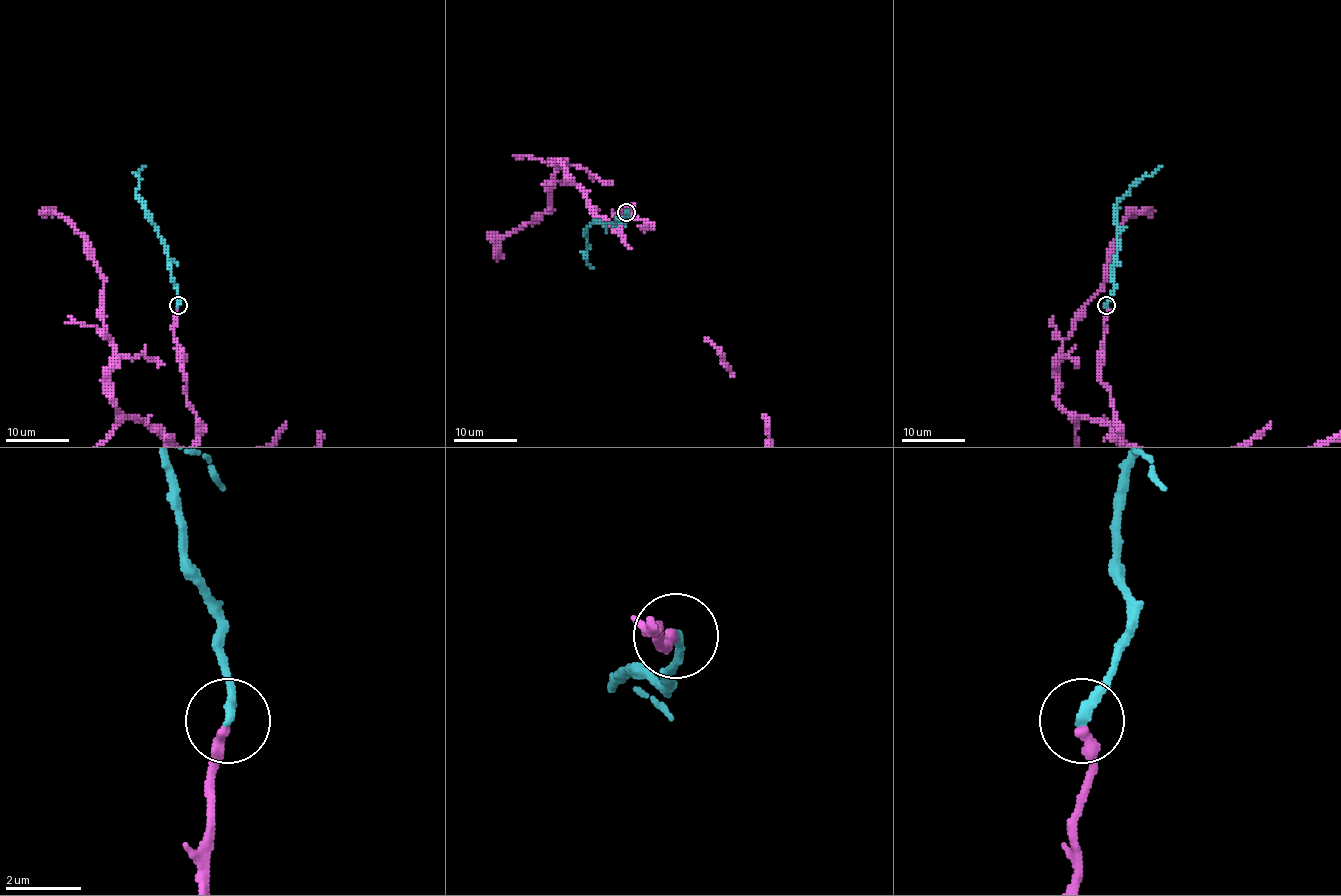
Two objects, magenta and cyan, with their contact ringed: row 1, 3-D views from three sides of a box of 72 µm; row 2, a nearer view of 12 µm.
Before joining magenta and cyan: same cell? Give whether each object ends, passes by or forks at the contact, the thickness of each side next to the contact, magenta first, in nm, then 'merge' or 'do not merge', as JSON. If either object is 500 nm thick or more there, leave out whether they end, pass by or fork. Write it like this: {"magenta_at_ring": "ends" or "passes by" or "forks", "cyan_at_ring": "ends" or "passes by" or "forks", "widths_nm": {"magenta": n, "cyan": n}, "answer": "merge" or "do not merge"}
{"magenta_at_ring": "ends", "cyan_at_ring": "ends", "widths_nm": {"magenta": 280, "cyan": 280}, "answer": "merge"}

